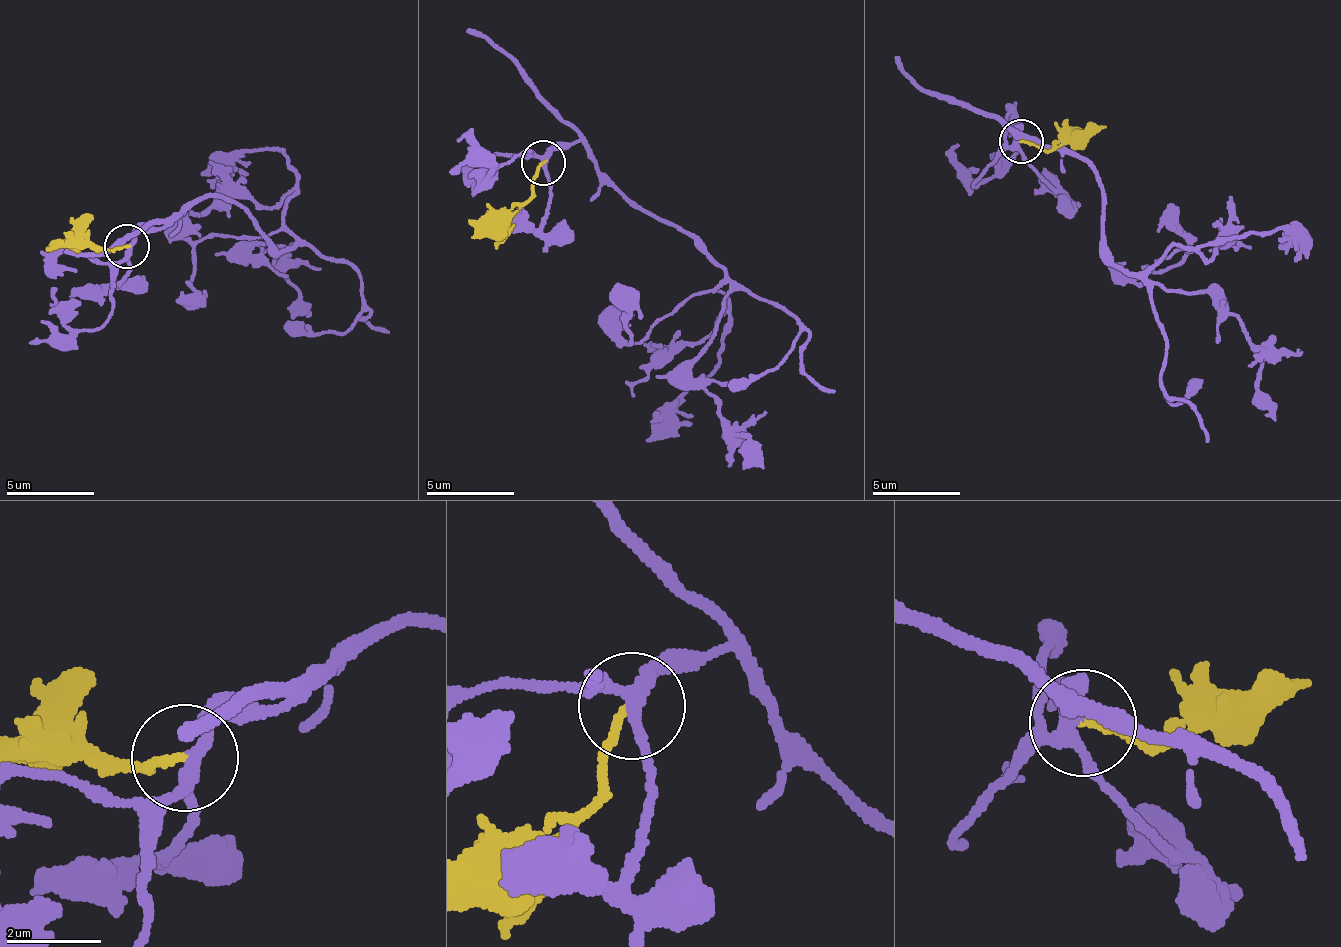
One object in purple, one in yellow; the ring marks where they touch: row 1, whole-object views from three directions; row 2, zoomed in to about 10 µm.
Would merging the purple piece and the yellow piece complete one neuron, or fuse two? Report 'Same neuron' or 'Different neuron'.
Same neuron

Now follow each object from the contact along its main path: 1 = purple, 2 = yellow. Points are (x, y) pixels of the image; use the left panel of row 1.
1: (125, 243), (205, 197), (234, 205), (269, 246), (296, 241), (251, 253), (272, 254), (309, 315)
2: (125, 247), (110, 250), (69, 245), (45, 247)

